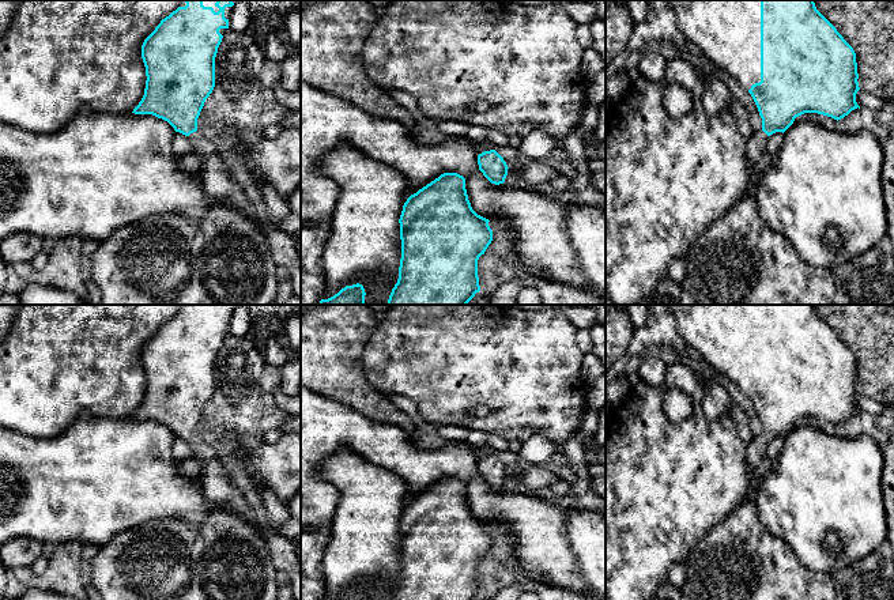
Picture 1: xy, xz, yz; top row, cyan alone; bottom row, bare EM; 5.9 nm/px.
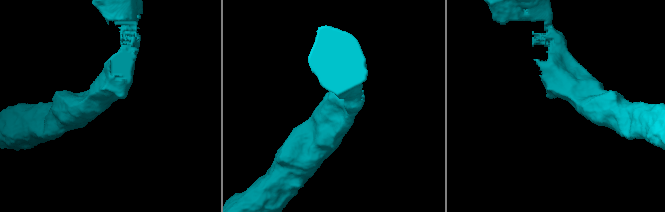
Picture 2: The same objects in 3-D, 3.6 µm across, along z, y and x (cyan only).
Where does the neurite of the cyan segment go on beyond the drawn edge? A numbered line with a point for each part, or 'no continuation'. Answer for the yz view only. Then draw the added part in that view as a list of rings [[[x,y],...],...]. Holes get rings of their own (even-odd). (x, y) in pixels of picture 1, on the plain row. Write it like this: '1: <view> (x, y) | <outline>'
1: yz (728, 336) | [[[667,305],[687,347],[697,350],[743,393],[761,386],[761,305]]]
2: yz (757, 448) | [[[754,435],[750,444],[747,444],[747,468],[750,476],[750,486],[752,494],[748,499],[755,501],[759,488],[761,479],[755,476],[755,469],[765,459],[767,439],[763,435]]]

